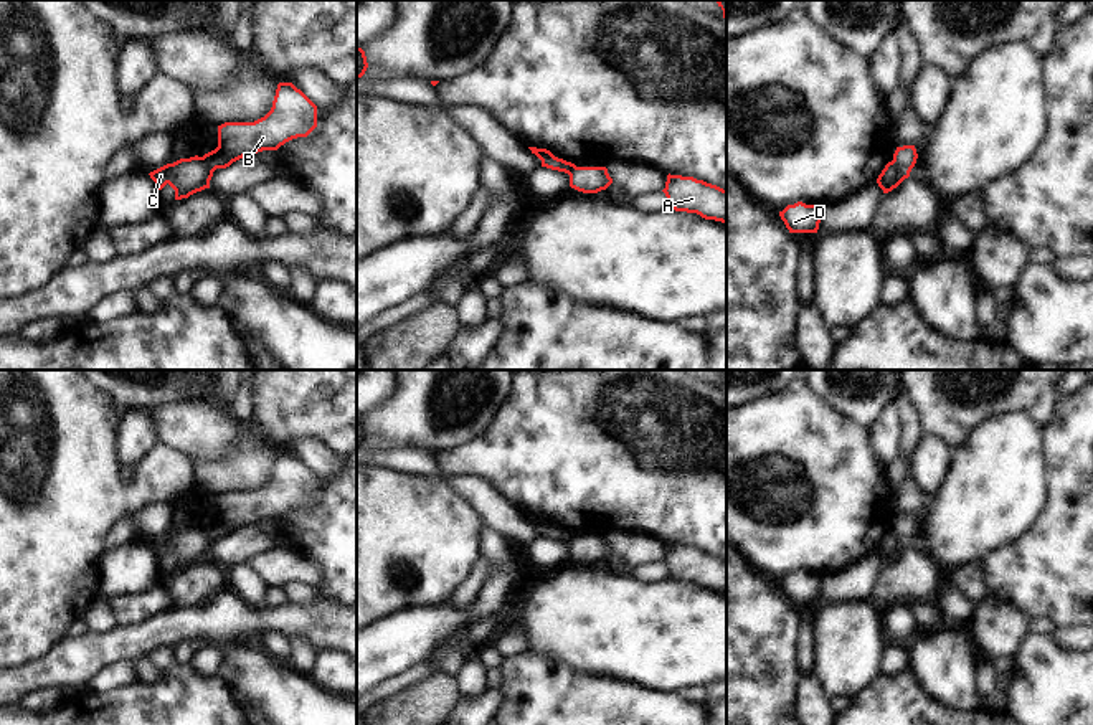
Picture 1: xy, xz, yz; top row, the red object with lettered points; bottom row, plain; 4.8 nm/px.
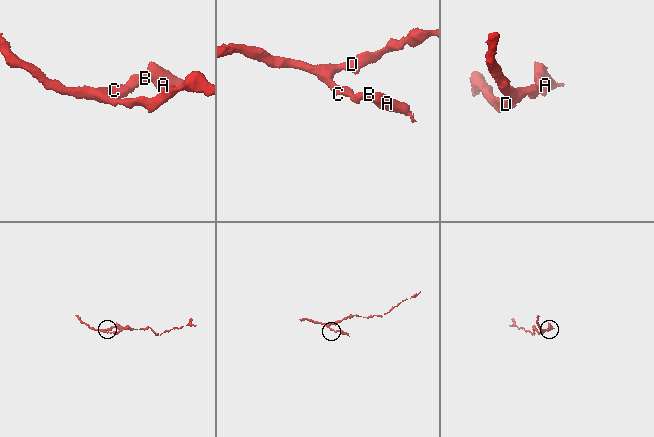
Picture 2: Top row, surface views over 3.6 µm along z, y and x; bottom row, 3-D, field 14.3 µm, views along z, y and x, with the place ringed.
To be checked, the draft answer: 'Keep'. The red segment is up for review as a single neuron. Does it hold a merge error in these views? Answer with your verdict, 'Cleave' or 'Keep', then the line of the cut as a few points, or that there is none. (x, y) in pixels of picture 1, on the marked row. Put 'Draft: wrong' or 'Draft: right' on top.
Draft: wrong
Cleave. Split along yz (892, 161), (903, 179).

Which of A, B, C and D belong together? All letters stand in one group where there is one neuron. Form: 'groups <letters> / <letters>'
groups A B / C D

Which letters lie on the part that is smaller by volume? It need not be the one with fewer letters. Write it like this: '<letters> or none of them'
A, B.

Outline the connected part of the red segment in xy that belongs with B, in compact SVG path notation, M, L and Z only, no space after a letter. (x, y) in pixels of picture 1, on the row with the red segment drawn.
M279 83L271 111L254 122L218 126L218 147L203 155L215 172L233 162L277 150L286 142L307 137L317 127L317 106L292 83Z

